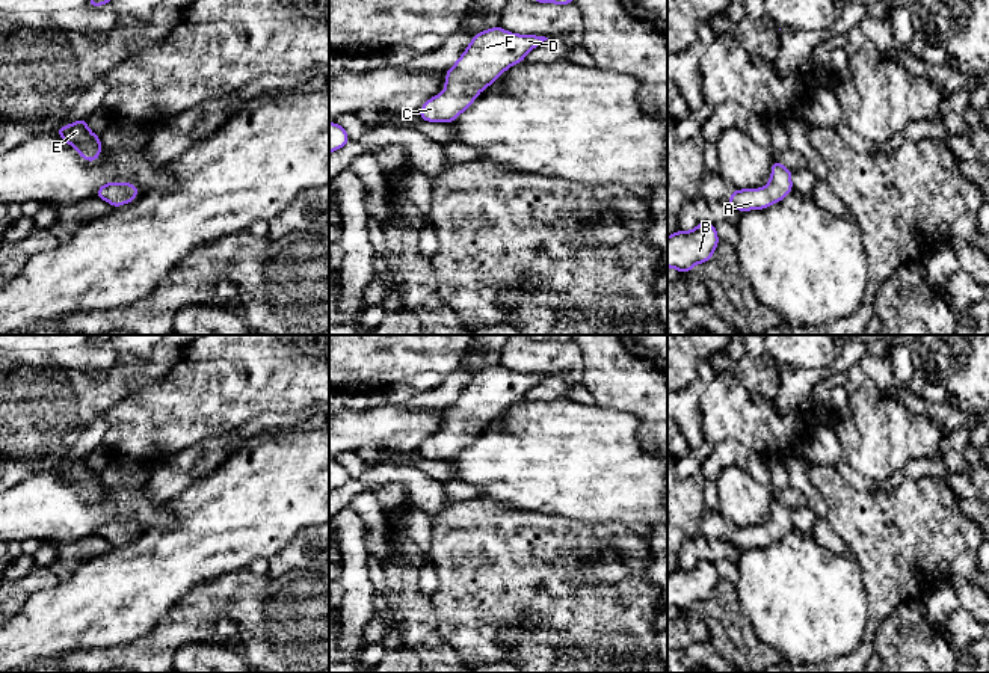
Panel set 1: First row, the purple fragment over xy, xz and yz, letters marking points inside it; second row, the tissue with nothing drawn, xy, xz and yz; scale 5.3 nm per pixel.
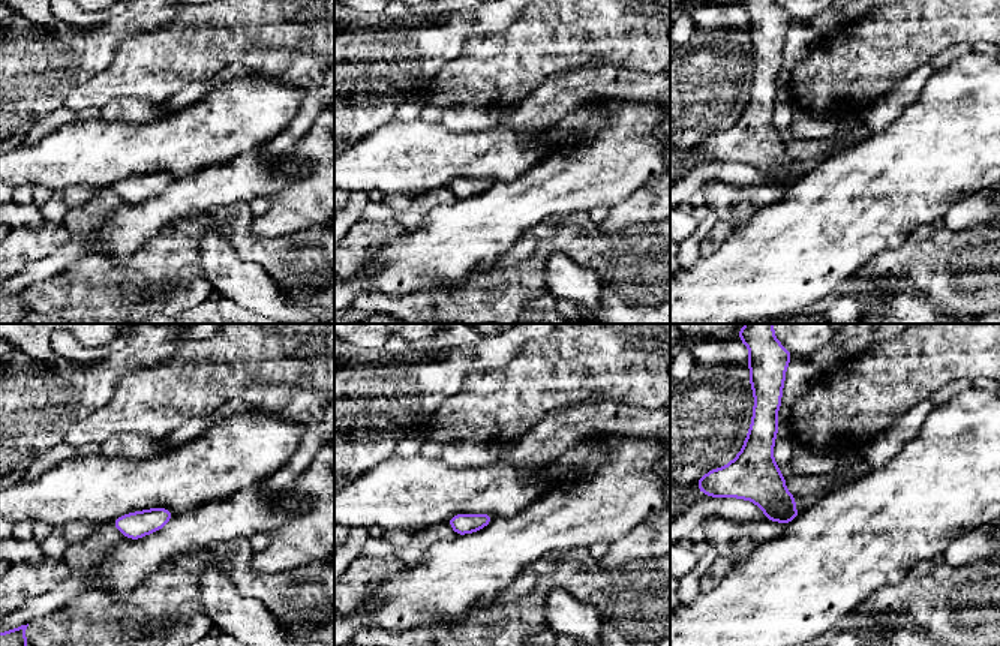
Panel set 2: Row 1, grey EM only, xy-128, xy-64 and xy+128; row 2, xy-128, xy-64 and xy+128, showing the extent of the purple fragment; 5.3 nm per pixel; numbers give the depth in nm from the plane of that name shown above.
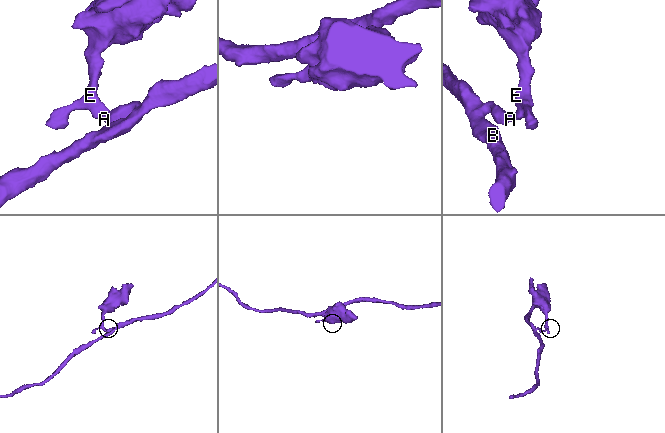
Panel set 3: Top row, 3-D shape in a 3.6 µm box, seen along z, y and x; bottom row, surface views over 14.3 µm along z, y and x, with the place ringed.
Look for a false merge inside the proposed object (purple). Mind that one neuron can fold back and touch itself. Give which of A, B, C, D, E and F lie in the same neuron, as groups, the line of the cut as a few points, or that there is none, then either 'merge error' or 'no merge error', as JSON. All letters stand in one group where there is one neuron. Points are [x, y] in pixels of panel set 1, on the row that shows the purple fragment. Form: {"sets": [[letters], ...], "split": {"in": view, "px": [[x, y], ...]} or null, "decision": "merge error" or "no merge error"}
{"sets": [["A", "B", "C", "D", "E", "F"]], "split": null, "decision": "no merge error"}

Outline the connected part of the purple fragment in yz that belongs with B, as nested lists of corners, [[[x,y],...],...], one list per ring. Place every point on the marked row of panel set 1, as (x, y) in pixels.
[[[702,222],[693,231],[678,231],[667,237],[667,267],[690,273],[698,263],[711,260],[719,244],[713,222]]]

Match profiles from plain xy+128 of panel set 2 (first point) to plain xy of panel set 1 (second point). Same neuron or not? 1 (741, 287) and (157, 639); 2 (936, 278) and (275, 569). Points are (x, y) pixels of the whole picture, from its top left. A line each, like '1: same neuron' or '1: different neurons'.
1: different neurons
2: different neurons

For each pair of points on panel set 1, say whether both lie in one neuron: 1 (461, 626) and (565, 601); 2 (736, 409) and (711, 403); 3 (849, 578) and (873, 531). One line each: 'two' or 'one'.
1: one
2: one
3: two

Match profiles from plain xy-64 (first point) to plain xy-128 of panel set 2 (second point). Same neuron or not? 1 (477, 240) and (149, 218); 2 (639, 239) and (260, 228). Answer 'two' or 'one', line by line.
1: one
2: two

